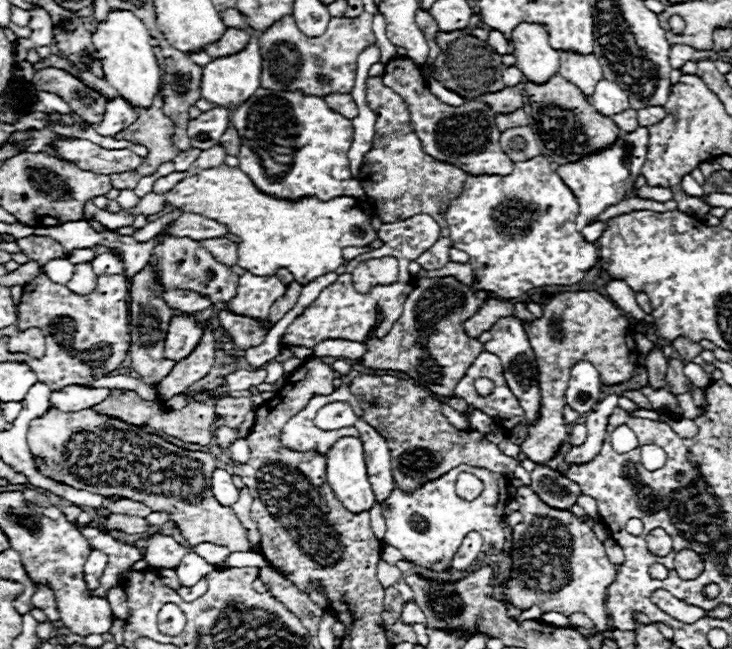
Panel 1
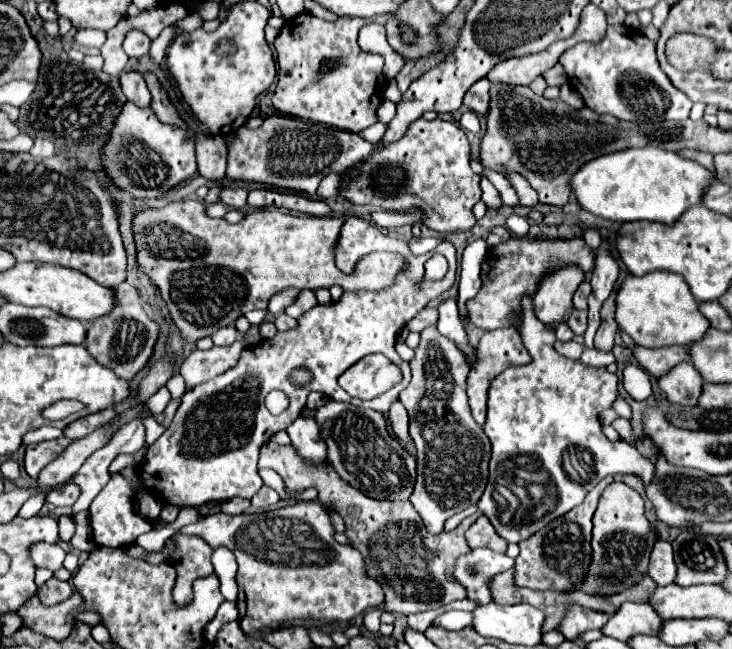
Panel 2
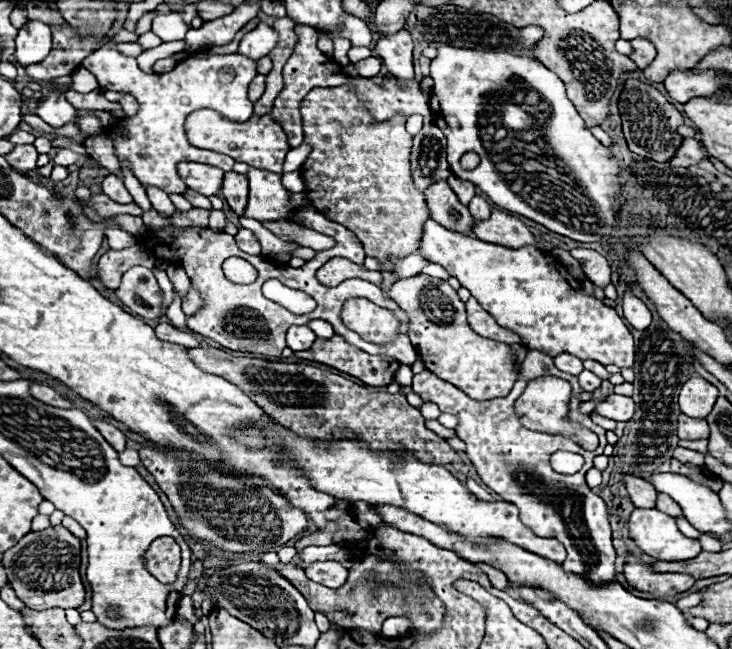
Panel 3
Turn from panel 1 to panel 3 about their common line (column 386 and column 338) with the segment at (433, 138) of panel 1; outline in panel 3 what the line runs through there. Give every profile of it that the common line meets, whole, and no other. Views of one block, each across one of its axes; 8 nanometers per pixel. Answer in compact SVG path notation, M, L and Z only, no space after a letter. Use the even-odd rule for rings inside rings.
M296 26L296 34L298 34L298 44L294 48L294 54L290 56L290 60L284 66L284 88L278 94L276 102L274 102L274 110L272 116L274 120L278 120L278 124L282 124L286 136L288 136L288 144L290 148L298 148L302 144L302 118L300 118L300 102L304 100L304 96L308 94L308 90L312 88L336 88L342 84L348 84L350 78L346 74L342 74L342 66L334 60L330 60L324 52L320 52L316 48L318 42L318 32L310 26Z

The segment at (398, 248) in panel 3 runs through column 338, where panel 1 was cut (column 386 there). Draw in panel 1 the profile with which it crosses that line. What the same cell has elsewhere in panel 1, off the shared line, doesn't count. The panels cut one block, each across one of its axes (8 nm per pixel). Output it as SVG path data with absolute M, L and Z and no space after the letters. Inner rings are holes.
M370 76L366 80L366 100L370 110L376 114L374 144L372 150L366 152L358 176L366 192L368 204L384 224L406 220L414 214L430 214L440 224L442 232L440 240L424 254L420 254L420 266L424 270L438 270L450 262L448 252L452 248L450 230L444 222L444 214L450 202L460 196L466 182L466 174L452 164L432 160L432 156L422 150L418 136L410 128L410 116L404 100L384 86L382 76Z

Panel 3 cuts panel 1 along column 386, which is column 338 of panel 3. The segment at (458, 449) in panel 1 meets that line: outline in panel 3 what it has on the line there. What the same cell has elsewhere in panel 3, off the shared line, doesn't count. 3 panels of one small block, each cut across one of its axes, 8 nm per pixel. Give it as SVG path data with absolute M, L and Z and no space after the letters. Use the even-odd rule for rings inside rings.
M212 346L192 348L190 358L204 372L222 376L224 380L230 380L242 388L268 416L272 416L284 428L290 428L290 432L296 436L328 440L342 440L342 436L362 436L362 442L366 442L368 448L406 448L412 456L418 456L418 460L426 464L430 462L448 466L462 462L458 452L454 452L444 438L436 436L424 426L422 414L412 408L400 392L368 392L366 388L338 374L330 374L312 366L270 362L260 358L238 358Z

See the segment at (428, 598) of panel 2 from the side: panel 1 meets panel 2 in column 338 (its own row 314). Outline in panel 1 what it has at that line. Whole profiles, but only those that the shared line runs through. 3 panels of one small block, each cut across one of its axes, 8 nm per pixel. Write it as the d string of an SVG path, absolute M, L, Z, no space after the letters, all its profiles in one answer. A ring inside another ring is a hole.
M490 298L476 316L472 316L472 320L468 320L466 324L466 332L470 338L478 338L482 332L490 330L500 318L506 316L514 316L514 304L506 302L506 300L496 300Z

